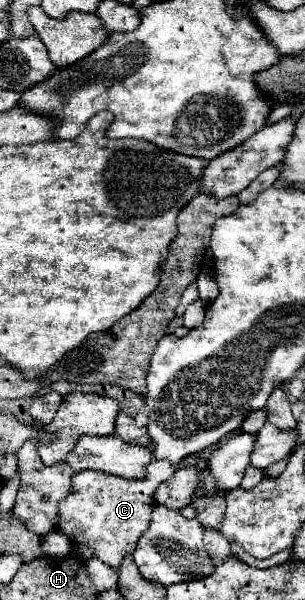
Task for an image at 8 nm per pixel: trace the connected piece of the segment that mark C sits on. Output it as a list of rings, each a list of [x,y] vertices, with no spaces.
[[[153,460],[147,466],[145,480],[125,480],[113,478],[111,474],[101,474],[97,470],[83,470],[73,476],[73,490],[61,502],[61,516],[57,530],[65,534],[75,544],[89,546],[95,556],[111,568],[119,568],[125,554],[131,554],[137,540],[147,530],[151,522],[151,512],[155,506],[153,494],[157,486],[173,476],[175,468],[165,460]]]

